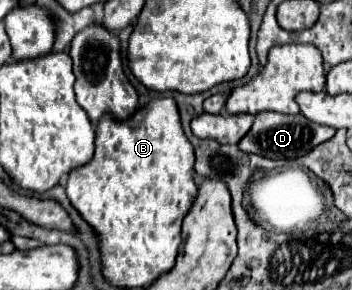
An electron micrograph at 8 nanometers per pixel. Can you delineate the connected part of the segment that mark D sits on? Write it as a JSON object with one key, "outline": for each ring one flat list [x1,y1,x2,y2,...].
{"outline":[[262,111,254,115,254,125,252,129,240,139,238,147,244,153,256,153,268,159,294,159,302,157,308,151,312,151,316,145,332,139,336,129,326,127,326,125,314,125,314,121,306,119,302,113,298,115,284,115,284,113,274,113,274,111]]}

